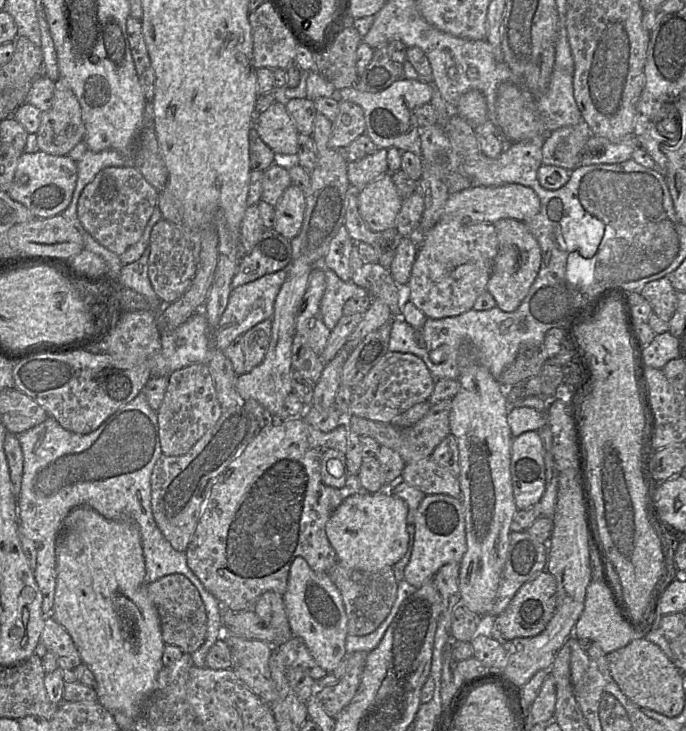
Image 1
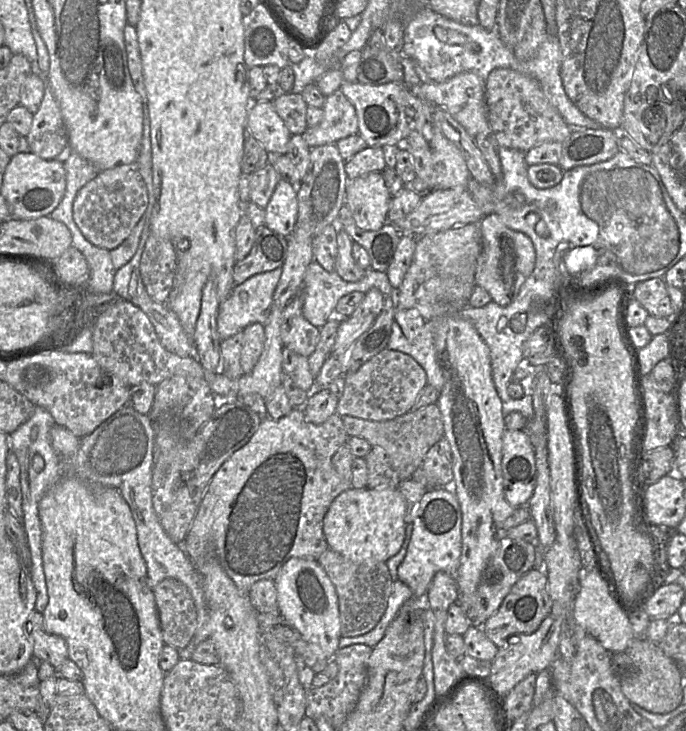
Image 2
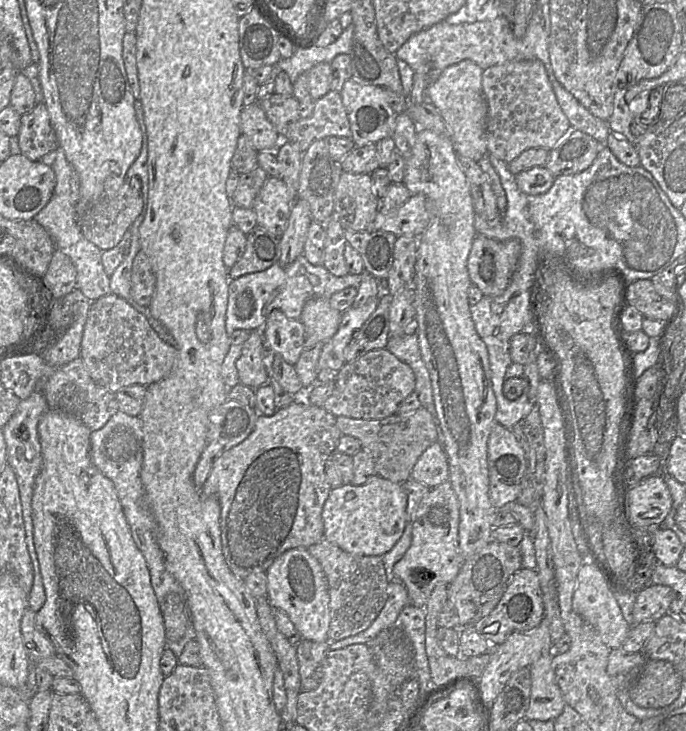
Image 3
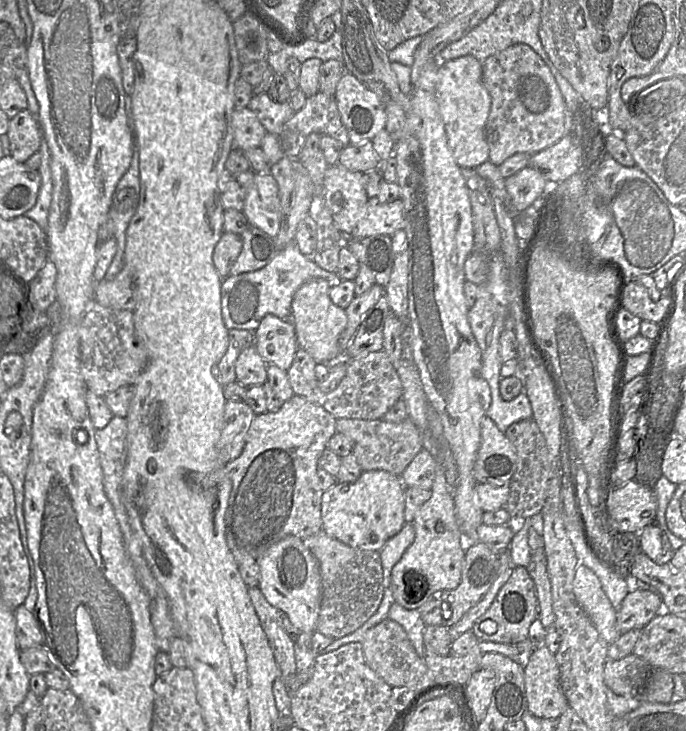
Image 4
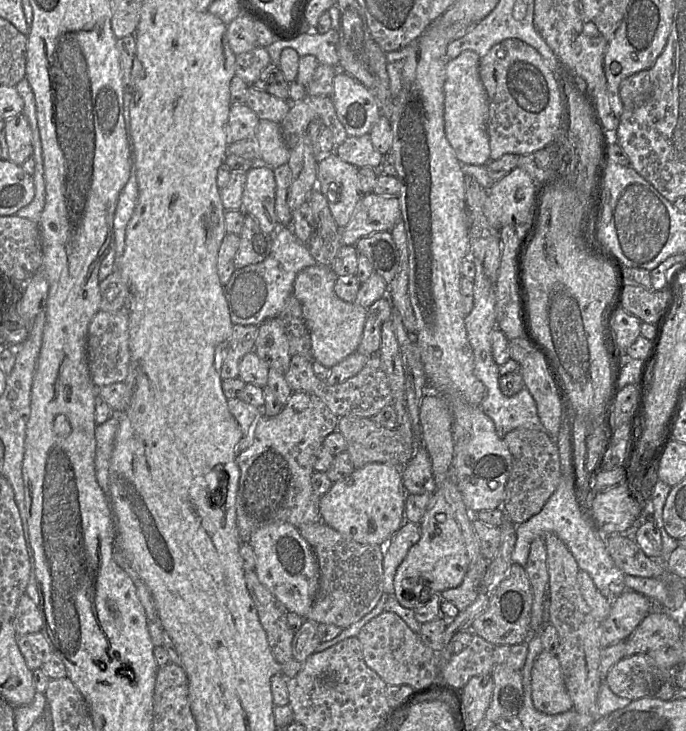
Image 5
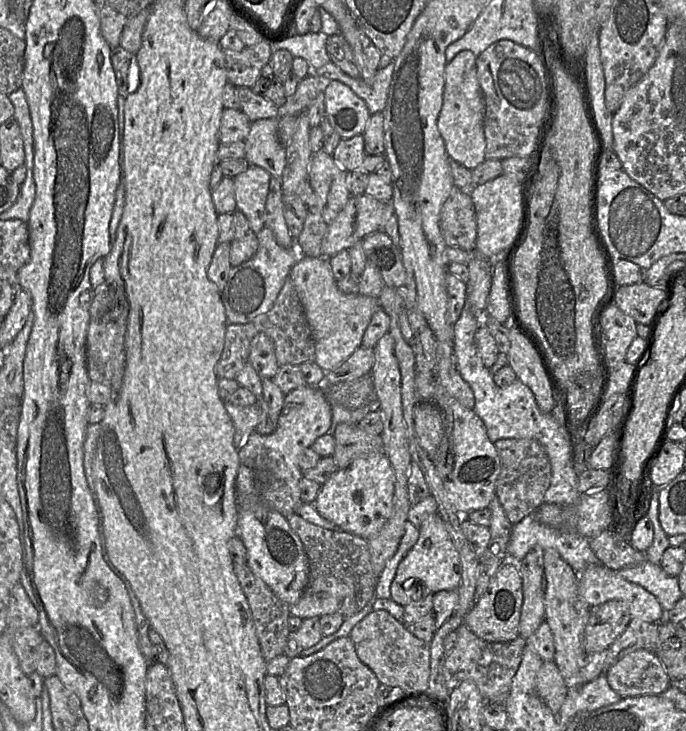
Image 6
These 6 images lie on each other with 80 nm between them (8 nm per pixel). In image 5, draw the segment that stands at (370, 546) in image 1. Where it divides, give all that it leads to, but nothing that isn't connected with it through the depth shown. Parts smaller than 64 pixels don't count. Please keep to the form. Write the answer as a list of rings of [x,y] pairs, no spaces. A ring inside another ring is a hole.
[[[368,463],[348,477],[334,482],[319,499],[321,520],[337,532],[361,544],[385,546],[403,525],[406,490],[401,479],[403,468]]]

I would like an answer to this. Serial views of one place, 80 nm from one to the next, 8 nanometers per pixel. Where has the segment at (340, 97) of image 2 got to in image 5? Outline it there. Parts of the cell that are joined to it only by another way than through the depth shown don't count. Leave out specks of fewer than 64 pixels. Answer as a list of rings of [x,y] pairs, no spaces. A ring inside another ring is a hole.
[[[305,95],[302,100],[290,104],[288,113],[279,124],[282,139],[289,149],[298,144],[314,119],[319,119],[330,130],[335,148],[348,137],[330,96]]]

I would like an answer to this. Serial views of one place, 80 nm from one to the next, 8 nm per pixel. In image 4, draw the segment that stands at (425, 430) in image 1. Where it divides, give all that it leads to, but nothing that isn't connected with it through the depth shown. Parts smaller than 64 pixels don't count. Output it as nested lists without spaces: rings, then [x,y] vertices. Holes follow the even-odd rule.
[[[342,417],[336,418],[335,426],[337,432],[351,440],[351,453],[363,471],[383,470],[400,477],[423,448],[421,432],[409,418],[392,423],[384,419],[363,420]]]

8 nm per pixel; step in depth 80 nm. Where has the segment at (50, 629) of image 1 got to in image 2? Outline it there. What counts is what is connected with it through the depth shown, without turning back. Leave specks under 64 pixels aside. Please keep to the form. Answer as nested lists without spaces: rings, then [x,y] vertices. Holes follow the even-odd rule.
[[[33,611],[25,624],[25,632],[32,643],[32,659],[47,661],[56,670],[68,659],[65,640],[43,628],[43,615]]]

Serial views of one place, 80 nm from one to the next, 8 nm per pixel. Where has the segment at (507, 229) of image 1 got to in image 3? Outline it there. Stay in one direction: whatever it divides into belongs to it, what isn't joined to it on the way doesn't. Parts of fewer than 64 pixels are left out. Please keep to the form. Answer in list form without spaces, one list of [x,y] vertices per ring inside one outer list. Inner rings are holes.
[[[477,234],[467,259],[467,270],[472,284],[476,285],[483,295],[501,295],[510,283],[520,254],[521,244],[518,239],[497,240]]]

